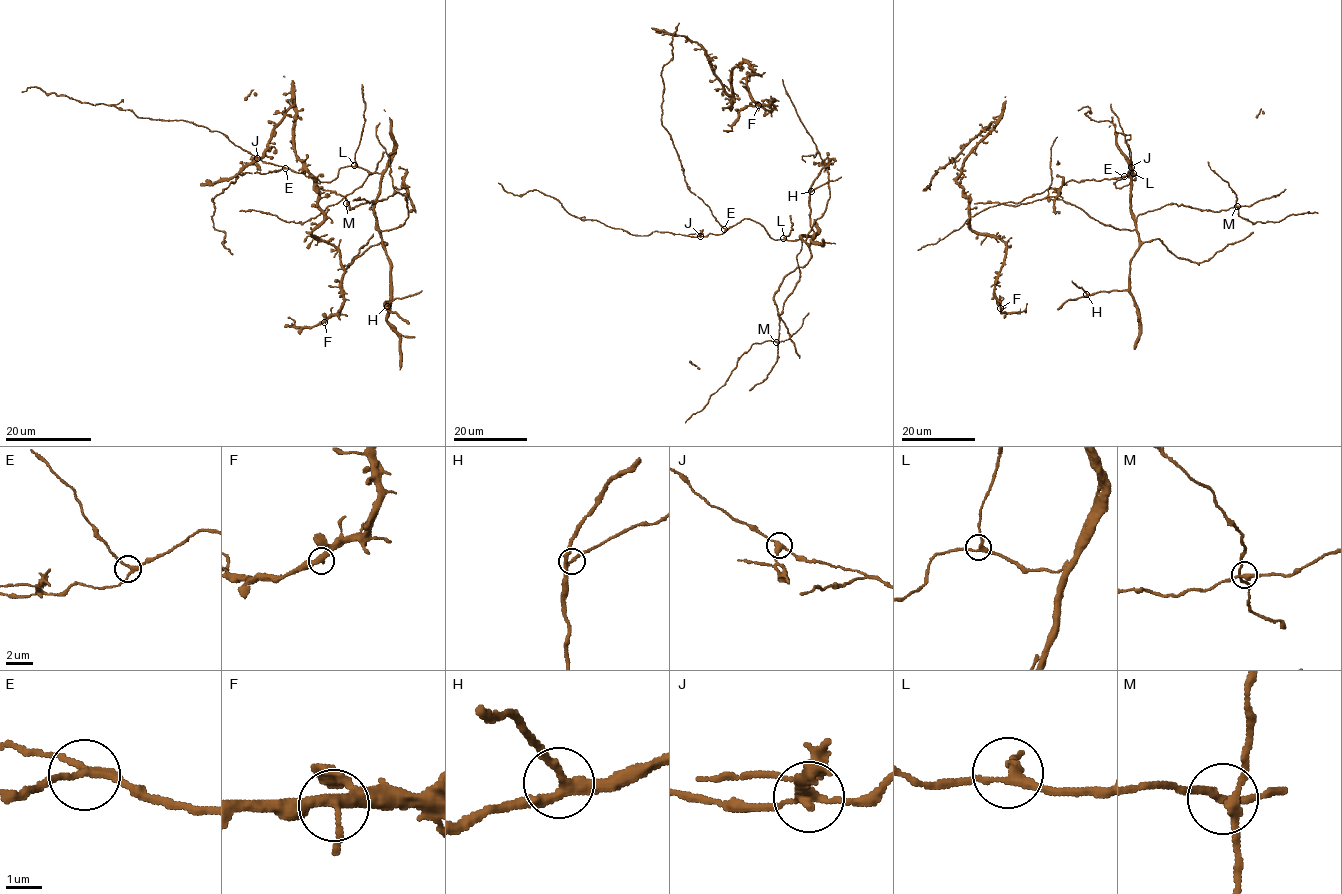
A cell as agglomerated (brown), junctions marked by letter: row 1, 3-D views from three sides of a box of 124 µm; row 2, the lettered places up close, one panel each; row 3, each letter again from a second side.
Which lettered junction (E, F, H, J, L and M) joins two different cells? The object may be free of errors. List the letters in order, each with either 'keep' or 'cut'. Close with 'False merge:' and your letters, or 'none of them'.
E: keep
F: keep
H: keep
J: cut
L: keep
M: keep
False merge: J

